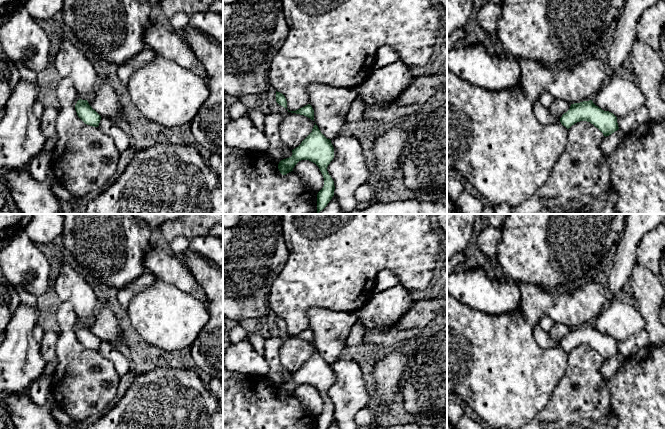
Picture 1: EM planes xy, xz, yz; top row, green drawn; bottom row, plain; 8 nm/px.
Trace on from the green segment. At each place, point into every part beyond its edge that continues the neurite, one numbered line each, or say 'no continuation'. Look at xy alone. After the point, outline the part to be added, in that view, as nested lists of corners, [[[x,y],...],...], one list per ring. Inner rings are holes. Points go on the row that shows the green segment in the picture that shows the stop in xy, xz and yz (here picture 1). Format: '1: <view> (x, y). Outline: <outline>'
no continuation

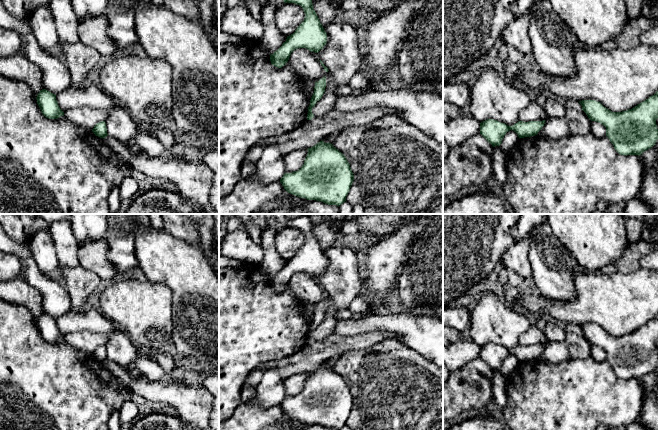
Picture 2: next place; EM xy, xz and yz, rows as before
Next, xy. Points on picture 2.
no continuation

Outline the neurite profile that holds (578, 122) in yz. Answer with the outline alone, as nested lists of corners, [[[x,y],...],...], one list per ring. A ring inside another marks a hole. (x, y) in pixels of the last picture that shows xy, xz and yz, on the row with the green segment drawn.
[[[566,109],[565,115],[571,134],[586,135],[591,132],[591,120],[583,110]]]

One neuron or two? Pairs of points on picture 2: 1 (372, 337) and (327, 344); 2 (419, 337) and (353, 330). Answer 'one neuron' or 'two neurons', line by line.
1: one neuron
2: one neuron

